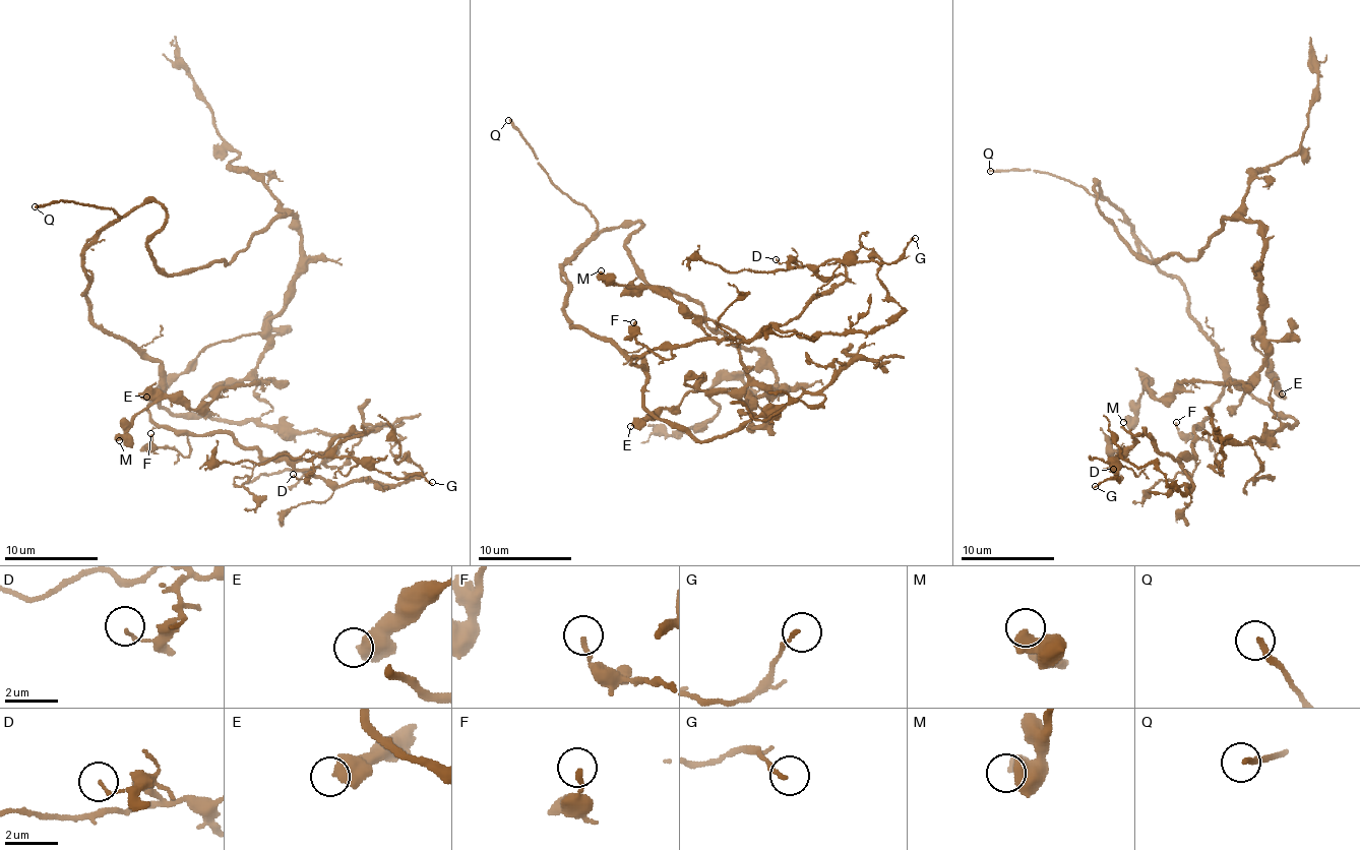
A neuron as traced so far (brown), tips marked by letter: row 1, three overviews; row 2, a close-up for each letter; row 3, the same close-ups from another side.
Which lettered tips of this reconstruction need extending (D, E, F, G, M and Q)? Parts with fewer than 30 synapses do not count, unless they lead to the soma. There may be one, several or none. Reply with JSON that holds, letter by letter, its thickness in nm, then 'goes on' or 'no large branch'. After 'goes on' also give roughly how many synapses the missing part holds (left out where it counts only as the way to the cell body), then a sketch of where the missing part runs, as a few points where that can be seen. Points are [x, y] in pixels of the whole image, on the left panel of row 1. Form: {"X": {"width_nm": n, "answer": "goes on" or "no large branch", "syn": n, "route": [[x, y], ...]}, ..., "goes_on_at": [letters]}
{"D": {"width_nm": 110, "answer": "no large branch"}, "E": {"width_nm": 600, "answer": "no large branch"}, "F": {"width_nm": 160, "answer": "no large branch"}, "G": {"width_nm": 130, "answer": "no large branch"}, "M": {"width_nm": 550, "answer": "no large branch"}, "Q": {"width_nm": 180, "answer": "goes on"}, "goes_on_at": ["Q"]}

